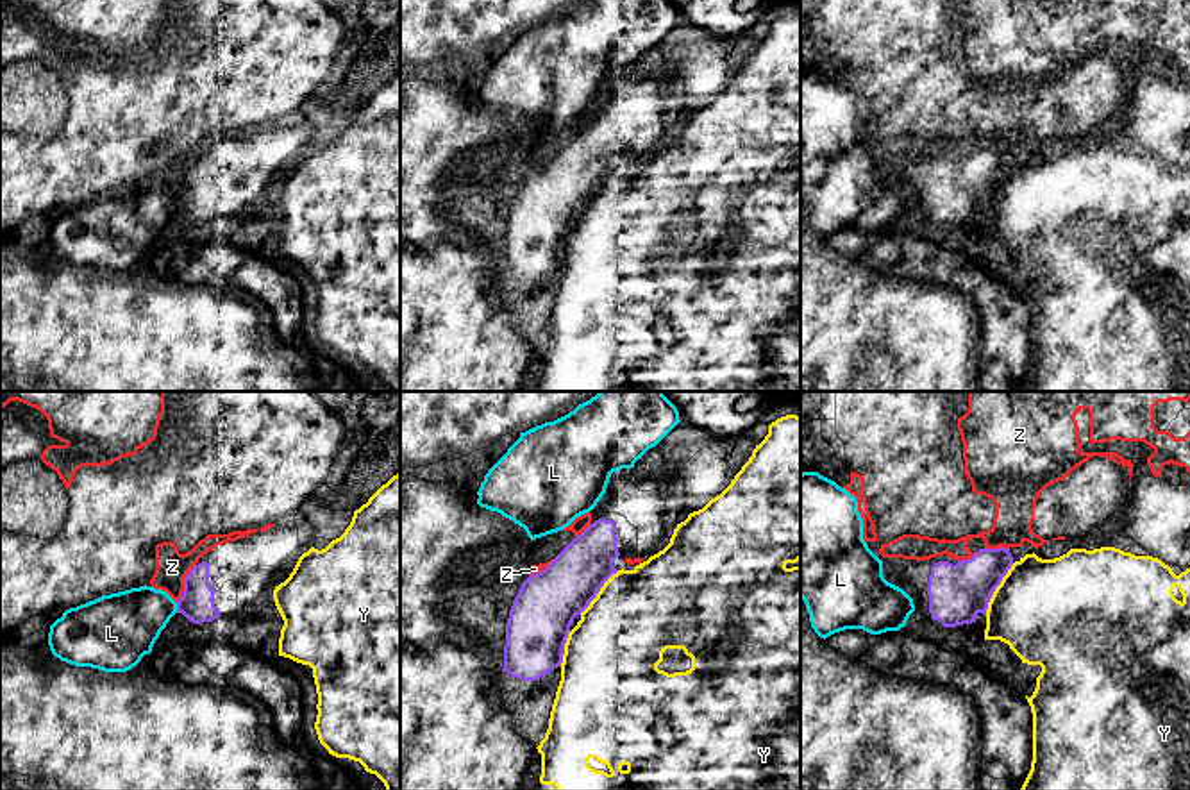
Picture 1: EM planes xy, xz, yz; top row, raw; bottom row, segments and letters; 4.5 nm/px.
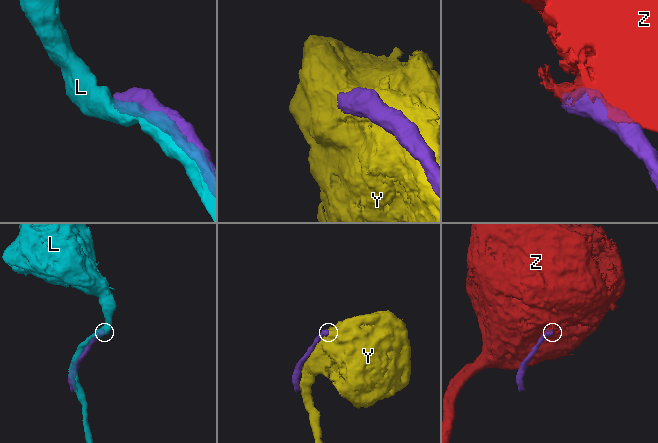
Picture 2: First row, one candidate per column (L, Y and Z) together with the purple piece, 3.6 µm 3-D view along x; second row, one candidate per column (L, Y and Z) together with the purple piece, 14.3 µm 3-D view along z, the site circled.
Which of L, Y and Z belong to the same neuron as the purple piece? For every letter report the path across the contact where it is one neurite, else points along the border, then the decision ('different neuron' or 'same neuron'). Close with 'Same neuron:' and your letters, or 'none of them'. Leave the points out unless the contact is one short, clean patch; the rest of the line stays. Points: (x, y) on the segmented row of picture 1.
L: different neuron
Y: different neuron
Z: different neuron
Same neuron: none of them

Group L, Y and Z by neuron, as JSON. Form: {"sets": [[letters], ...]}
{"sets": [["L"], ["Y"], ["Z"]]}

